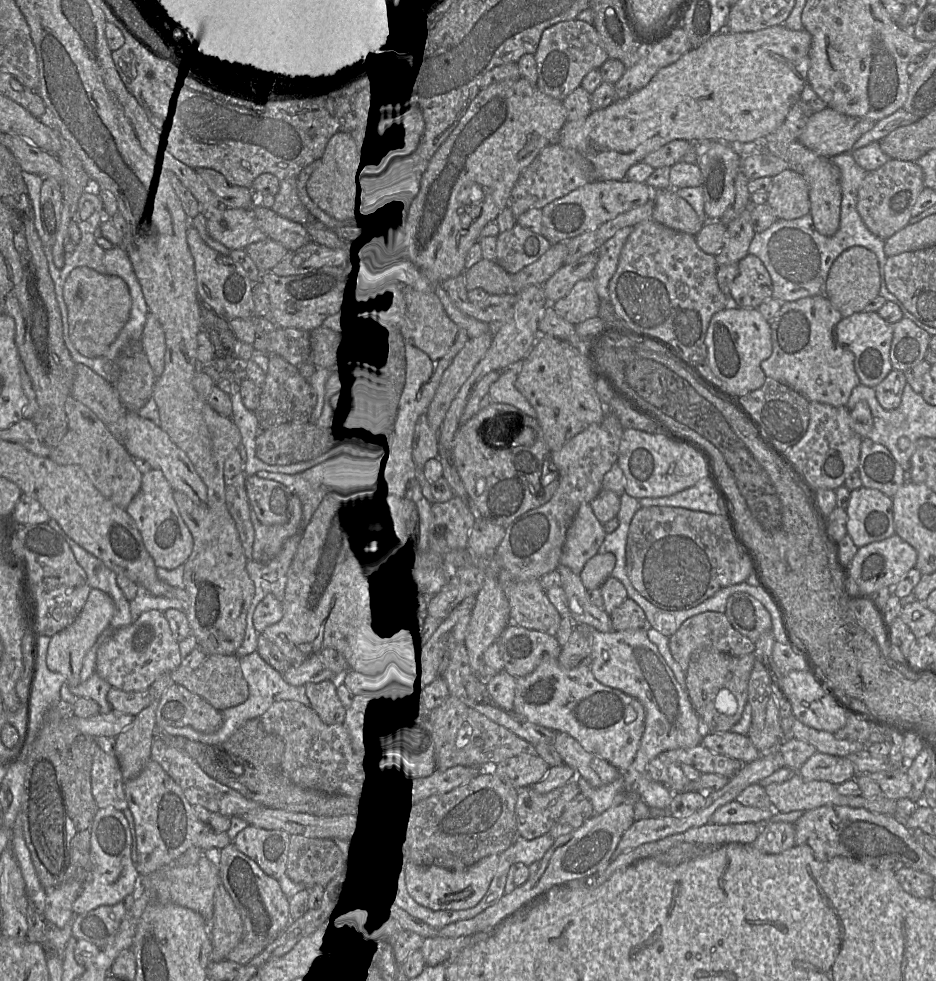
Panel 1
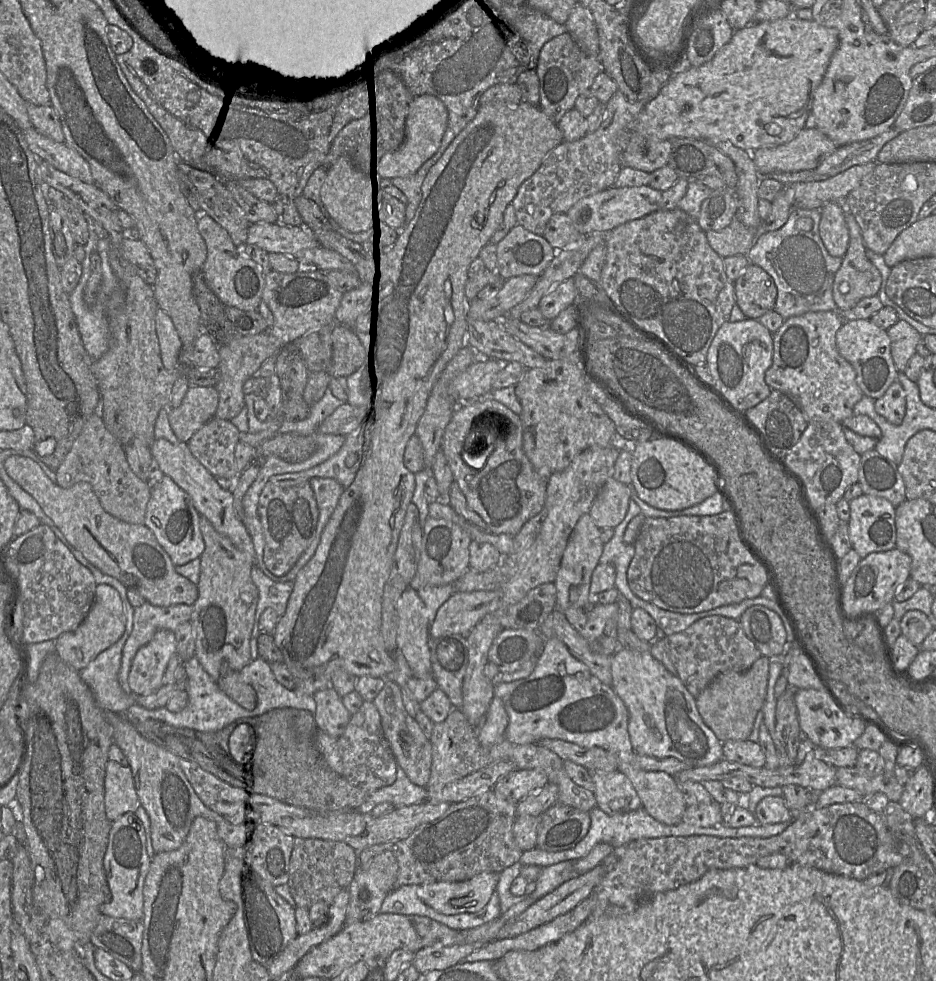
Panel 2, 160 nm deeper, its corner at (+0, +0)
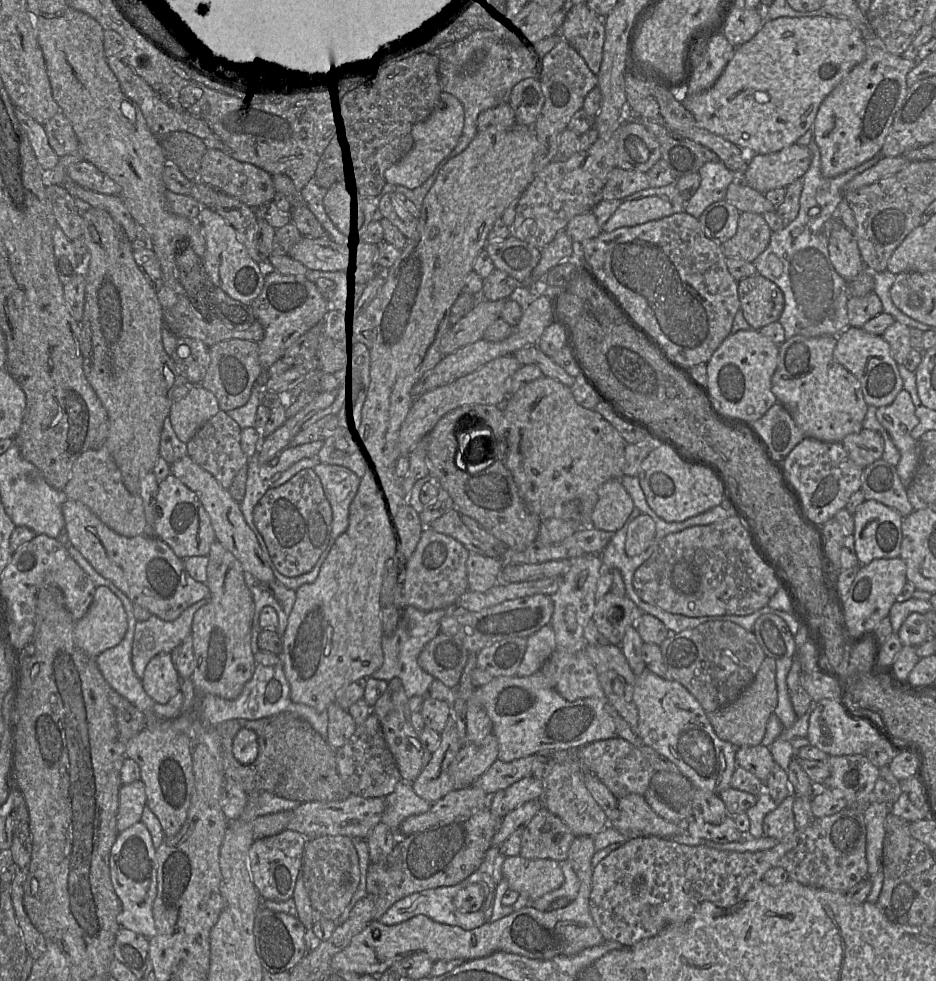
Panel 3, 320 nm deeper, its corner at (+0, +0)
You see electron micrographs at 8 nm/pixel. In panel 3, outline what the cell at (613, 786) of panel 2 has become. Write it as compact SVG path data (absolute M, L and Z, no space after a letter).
M628 794L618 798L618 817L609 825L628 839L641 836L655 836L672 839L687 833L683 824L666 821L649 806L645 798L638 794Z

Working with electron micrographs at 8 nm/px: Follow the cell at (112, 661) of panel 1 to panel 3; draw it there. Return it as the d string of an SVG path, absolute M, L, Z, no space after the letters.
M166 652L151 658L141 679L145 692L158 704L168 703L180 691L180 680L171 653Z

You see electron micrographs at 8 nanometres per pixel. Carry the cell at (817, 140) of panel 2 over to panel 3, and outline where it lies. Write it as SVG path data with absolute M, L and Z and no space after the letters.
M796 143L778 152L757 154L748 163L743 183L762 194L786 188L804 176L811 159L809 147Z

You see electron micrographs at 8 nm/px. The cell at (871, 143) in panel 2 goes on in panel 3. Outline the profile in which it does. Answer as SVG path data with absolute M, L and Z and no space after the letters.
M814 136L812 137L808 147L811 151L812 159L807 172L802 177L803 190L800 196L799 213L796 219L788 225L789 229L792 229L792 231L797 227L803 227L804 231L804 226L807 225L809 226L811 232L814 232L822 225L826 219L829 219L831 216L835 217L837 215L837 206L843 200L844 185L856 175L877 164L878 161L883 157L881 153L878 153L871 159L865 161L856 168L848 170L844 174L834 178L825 178L821 173L820 150L814 140Z

